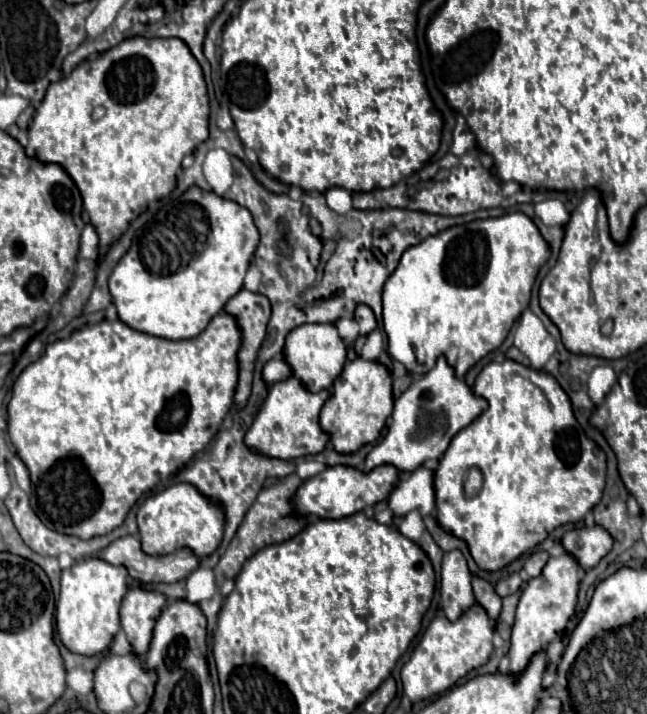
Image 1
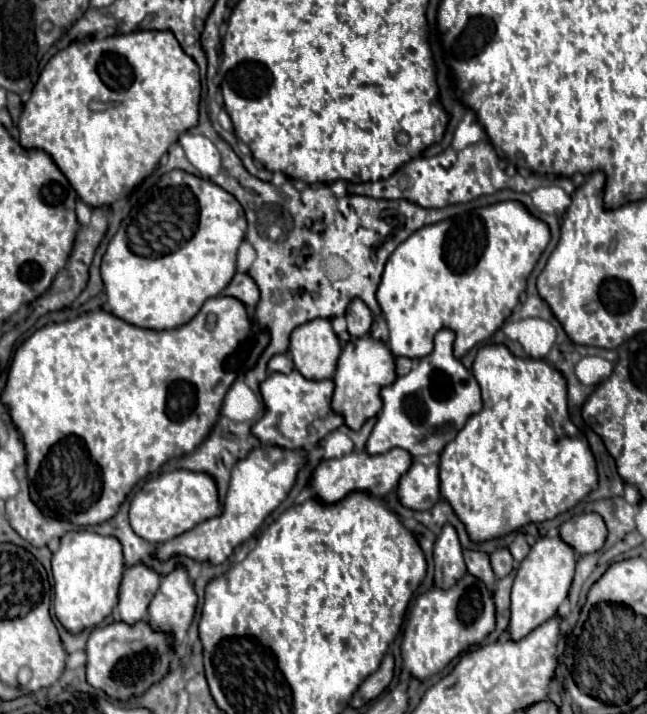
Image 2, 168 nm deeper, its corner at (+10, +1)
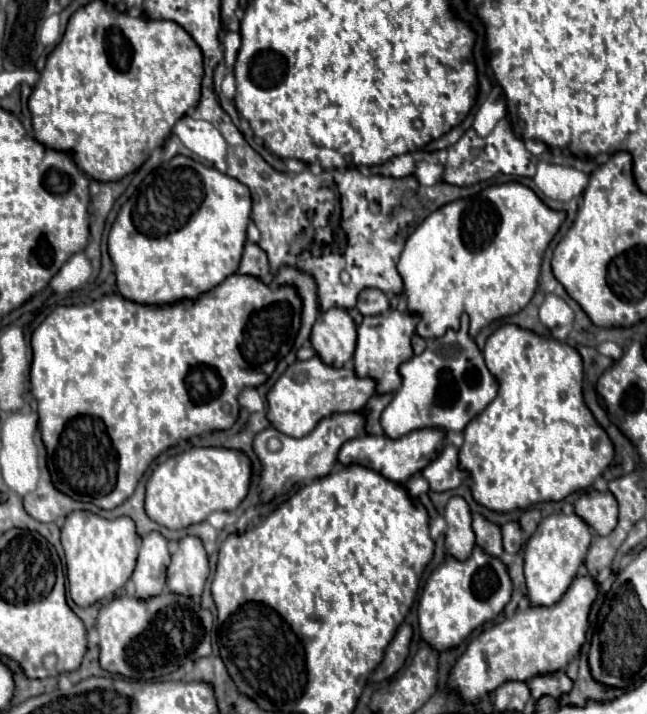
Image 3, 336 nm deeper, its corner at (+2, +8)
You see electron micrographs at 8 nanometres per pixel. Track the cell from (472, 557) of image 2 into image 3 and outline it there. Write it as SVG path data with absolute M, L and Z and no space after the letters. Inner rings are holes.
M473 515L473 533L477 537L477 547L481 547L491 557L501 557L501 529L489 521L485 521L481 515Z

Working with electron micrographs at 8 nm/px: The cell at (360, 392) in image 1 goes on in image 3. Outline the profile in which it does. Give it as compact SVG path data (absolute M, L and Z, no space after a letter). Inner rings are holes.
M389 311L385 315L363 317L363 323L357 329L357 347L353 353L353 367L357 377L369 377L377 383L377 395L393 393L401 385L399 365L401 361L409 361L413 357L411 349L411 335L417 325L417 315Z

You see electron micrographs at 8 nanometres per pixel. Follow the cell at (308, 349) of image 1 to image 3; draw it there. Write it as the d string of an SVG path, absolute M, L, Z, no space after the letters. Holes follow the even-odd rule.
M329 309L321 313L311 329L311 345L325 365L345 365L355 349L355 323L345 309Z

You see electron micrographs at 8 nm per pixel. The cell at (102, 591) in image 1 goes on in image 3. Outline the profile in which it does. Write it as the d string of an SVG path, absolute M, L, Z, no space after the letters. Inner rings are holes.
M73 511L61 529L61 545L67 559L69 595L75 605L89 607L101 599L113 599L129 581L137 559L135 525L129 517L103 519L87 511Z

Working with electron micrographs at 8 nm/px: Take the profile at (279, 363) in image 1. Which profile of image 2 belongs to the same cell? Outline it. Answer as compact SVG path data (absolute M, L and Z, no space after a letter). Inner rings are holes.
M279 354L279 356L271 358L271 362L269 362L269 372L289 374L293 368L295 368L295 364L293 364L293 360L287 354Z

